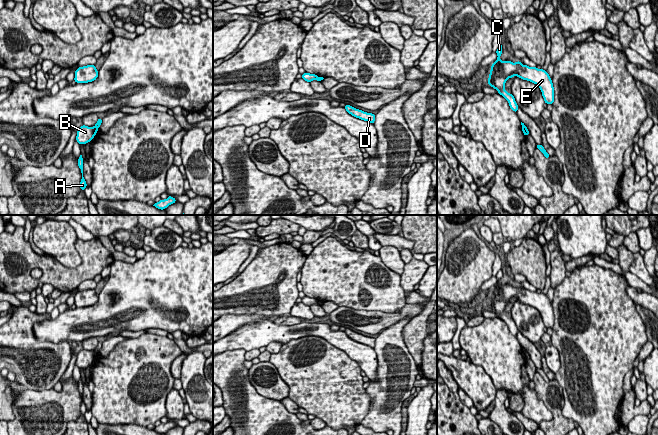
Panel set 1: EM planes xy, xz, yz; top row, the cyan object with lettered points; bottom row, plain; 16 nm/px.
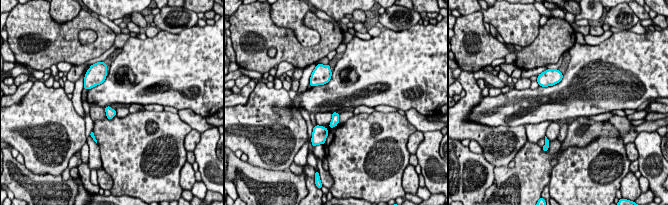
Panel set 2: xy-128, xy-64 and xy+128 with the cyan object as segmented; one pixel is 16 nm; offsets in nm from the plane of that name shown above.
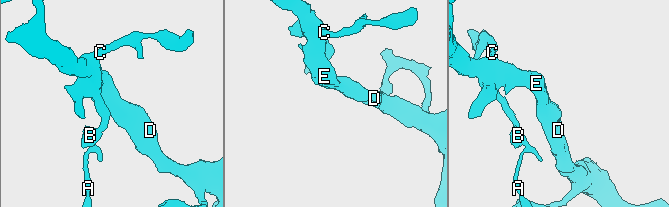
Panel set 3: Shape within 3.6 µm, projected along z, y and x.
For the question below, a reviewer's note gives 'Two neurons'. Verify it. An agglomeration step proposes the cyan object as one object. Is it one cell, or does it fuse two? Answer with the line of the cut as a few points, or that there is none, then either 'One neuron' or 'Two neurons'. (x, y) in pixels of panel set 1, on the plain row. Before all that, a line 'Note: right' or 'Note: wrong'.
Note: right
Split along xz (318, 301), (319, 304). Two neurons

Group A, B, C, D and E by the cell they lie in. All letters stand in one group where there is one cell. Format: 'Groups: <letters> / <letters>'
Groups: A B / C D E

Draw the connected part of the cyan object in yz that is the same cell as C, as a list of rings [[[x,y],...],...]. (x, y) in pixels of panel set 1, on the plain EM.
[[[502,269],[497,272],[496,278],[498,281],[491,290],[488,309],[496,313],[498,317],[508,325],[510,332],[515,337],[519,331],[515,325],[514,320],[511,317],[508,317],[504,310],[509,302],[514,302],[516,300],[522,304],[527,304],[536,308],[542,316],[544,326],[546,328],[553,328],[554,311],[552,303],[550,302],[547,295],[538,293],[536,291],[523,289],[520,285],[517,285],[516,287],[511,285],[502,285],[500,283],[502,278]]]

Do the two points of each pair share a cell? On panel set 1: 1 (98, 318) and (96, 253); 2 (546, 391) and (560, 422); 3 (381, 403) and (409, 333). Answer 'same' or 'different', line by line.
1: different
2: same
3: different

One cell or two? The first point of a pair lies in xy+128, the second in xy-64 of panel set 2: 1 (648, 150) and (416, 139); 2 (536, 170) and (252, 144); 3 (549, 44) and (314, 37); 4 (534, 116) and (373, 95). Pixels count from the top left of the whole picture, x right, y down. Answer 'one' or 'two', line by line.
1: two
2: two
3: two
4: one

